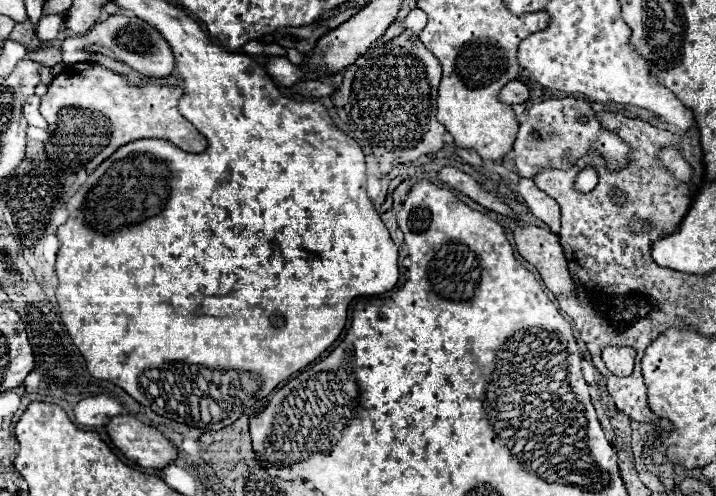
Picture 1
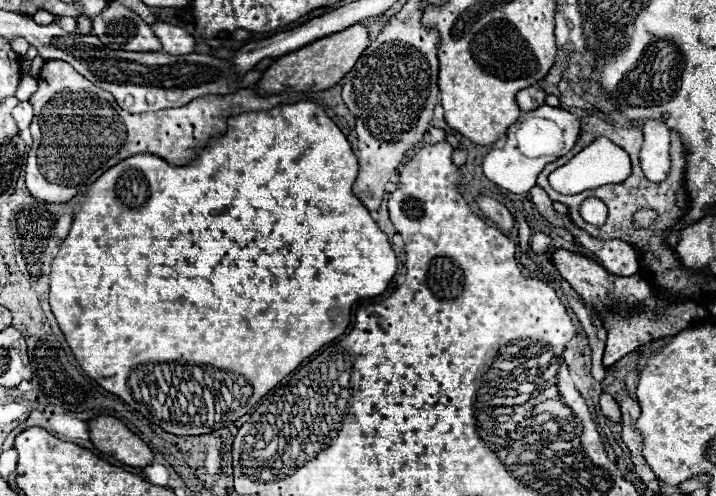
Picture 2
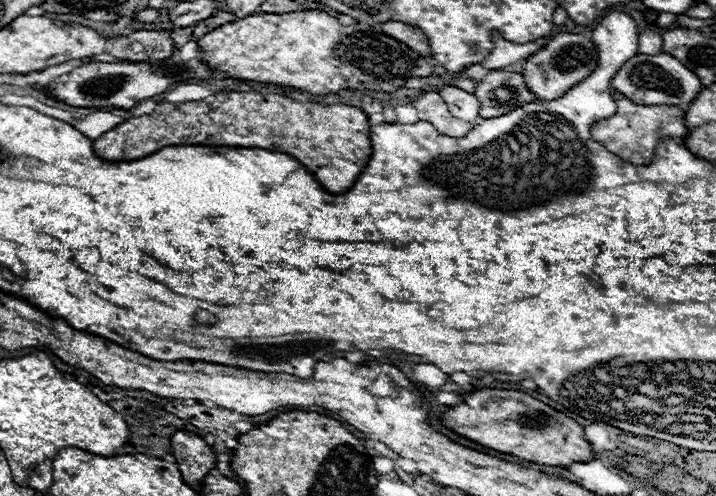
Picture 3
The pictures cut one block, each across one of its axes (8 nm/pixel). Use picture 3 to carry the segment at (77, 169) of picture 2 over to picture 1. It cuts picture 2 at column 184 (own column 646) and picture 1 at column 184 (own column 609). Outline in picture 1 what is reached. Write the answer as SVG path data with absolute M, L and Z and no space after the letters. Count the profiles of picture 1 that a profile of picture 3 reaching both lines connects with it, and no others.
M78 62L66 66L62 74L58 74L52 80L52 84L48 84L48 92L42 96L40 114L48 120L48 132L52 134L44 150L48 158L54 160L58 166L68 170L84 168L86 172L94 172L94 168L98 168L98 164L102 164L102 160L112 156L120 146L140 138L166 138L186 152L202 152L206 150L206 138L176 108L178 96L182 96L182 92L184 90L180 86L160 86L160 84L132 86L128 84L126 76L110 72L100 64Z

